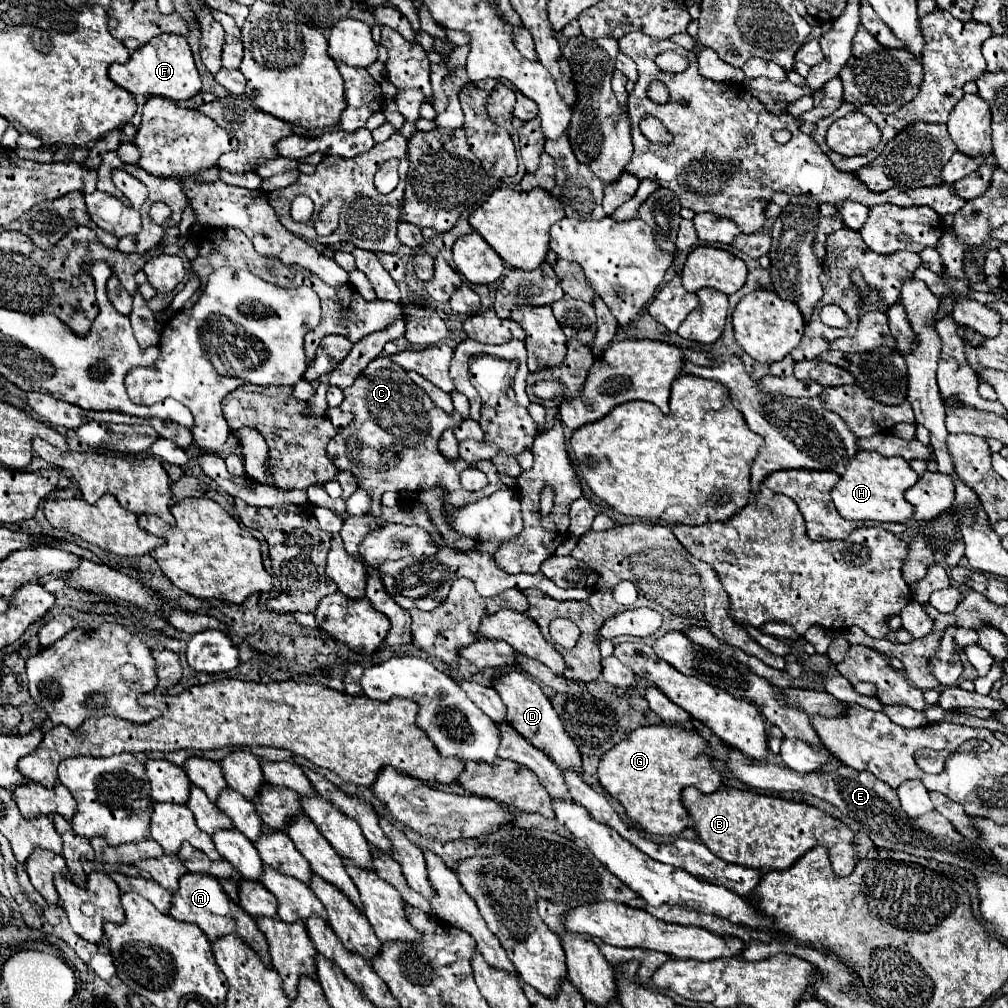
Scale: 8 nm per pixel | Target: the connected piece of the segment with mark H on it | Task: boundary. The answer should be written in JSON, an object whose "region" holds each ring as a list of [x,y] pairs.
{"region":[[[859,451],[851,457],[843,477],[831,489],[831,499],[843,519],[907,523],[913,515],[913,507],[905,501],[903,493],[915,485],[917,479],[917,473],[903,457],[883,457],[875,451]]]}

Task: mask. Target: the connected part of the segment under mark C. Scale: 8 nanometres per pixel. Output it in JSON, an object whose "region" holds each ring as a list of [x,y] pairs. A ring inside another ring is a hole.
{"region":[[[389,357],[373,359],[355,379],[355,383],[343,391],[343,395],[345,397],[339,409],[351,411],[355,415],[355,421],[331,439],[331,443],[327,445],[327,457],[339,471],[351,471],[351,475],[355,475],[359,483],[359,489],[371,493],[371,507],[367,509],[367,515],[375,515],[375,519],[379,519],[379,499],[385,491],[423,491],[441,485],[447,489],[447,503],[475,503],[499,489],[507,489],[499,481],[497,469],[491,461],[475,463],[475,467],[487,475],[487,487],[473,493],[461,485],[459,475],[469,467],[469,463],[465,463],[463,459],[445,459],[437,449],[437,441],[445,429],[457,427],[463,417],[457,411],[449,415],[439,409],[429,399],[429,395],[409,379],[405,369],[393,363]]]}

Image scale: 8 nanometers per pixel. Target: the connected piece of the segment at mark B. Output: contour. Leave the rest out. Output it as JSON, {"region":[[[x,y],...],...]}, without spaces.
{"region":[[[687,787],[683,791],[683,803],[699,831],[699,839],[723,861],[755,869],[789,869],[809,849],[823,845],[829,849],[831,865],[839,877],[851,875],[855,869],[855,833],[841,819],[835,819],[807,803],[795,803],[737,787],[719,789],[711,795]]]}

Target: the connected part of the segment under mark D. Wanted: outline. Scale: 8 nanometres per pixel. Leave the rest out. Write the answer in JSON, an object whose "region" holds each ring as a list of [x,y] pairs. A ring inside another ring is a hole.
{"region":[[[509,671],[501,675],[491,677],[491,687],[499,693],[499,697],[505,703],[507,709],[507,723],[521,735],[525,737],[533,747],[543,751],[549,759],[553,759],[561,769],[571,769],[575,773],[581,773],[581,755],[573,739],[567,735],[559,715],[555,713],[551,701],[547,695],[541,691],[539,683],[535,683],[531,677],[527,677],[521,671]]]}

